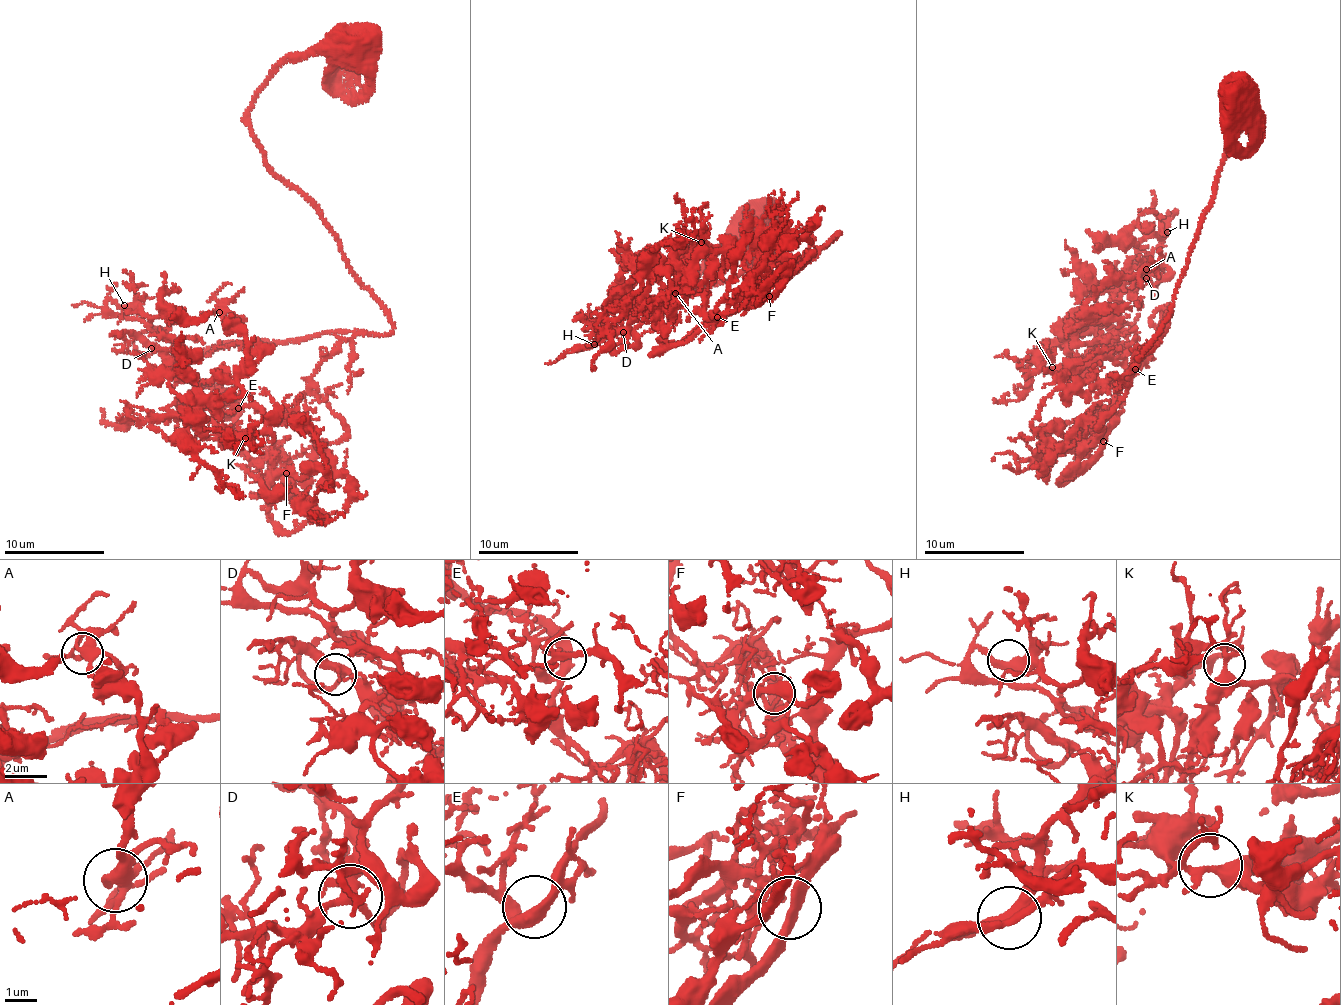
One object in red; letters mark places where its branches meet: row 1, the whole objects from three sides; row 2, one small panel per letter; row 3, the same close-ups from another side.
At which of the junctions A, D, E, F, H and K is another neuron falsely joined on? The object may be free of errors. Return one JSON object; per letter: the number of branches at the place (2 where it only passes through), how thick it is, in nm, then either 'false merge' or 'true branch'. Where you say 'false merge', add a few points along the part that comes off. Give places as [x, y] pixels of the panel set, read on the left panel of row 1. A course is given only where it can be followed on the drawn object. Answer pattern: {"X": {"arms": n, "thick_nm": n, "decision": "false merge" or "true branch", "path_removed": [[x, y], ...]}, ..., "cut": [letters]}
{"A": {"arms": 3, "thick_nm": 340, "decision": "true branch"}, "D": {"arms": 3, "thick_nm": 320, "decision": "true branch"}, "E": {"arms": 3, "thick_nm": 360, "decision": "true branch"}, "F": {"arms": 2, "thick_nm": 360, "decision": "true branch"}, "H": {"arms": 2, "thick_nm": 400, "decision": "true branch"}, "K": {"arms": 3, "thick_nm": 320, "decision": "true branch"}, "cut": []}

